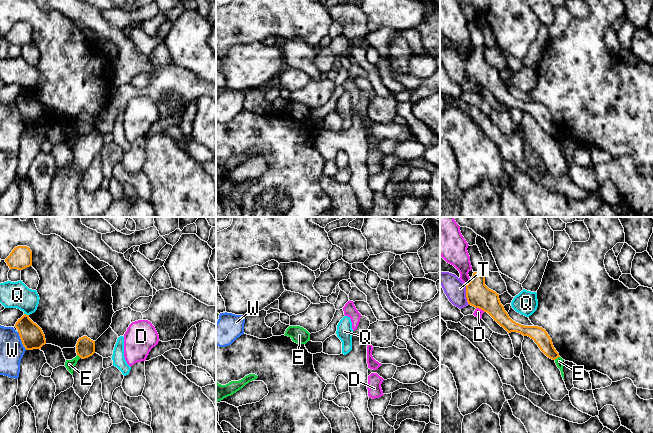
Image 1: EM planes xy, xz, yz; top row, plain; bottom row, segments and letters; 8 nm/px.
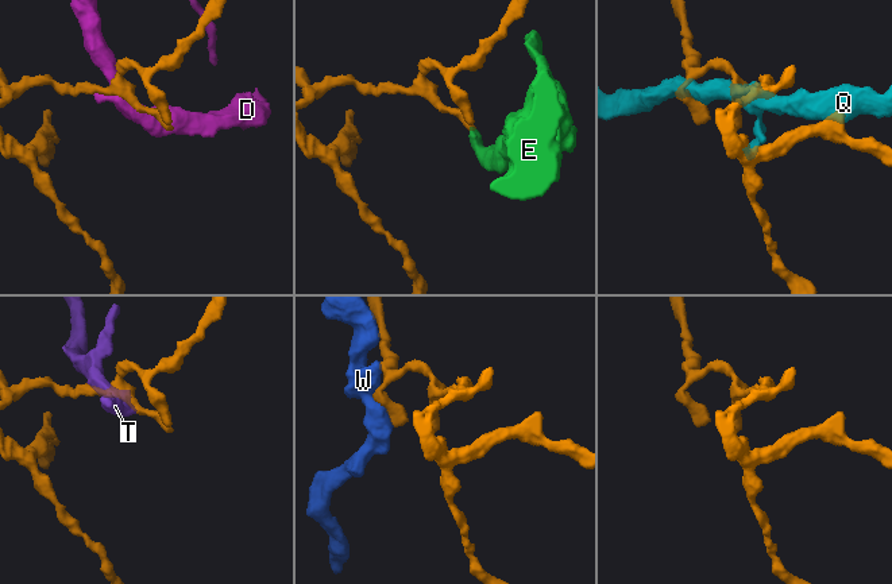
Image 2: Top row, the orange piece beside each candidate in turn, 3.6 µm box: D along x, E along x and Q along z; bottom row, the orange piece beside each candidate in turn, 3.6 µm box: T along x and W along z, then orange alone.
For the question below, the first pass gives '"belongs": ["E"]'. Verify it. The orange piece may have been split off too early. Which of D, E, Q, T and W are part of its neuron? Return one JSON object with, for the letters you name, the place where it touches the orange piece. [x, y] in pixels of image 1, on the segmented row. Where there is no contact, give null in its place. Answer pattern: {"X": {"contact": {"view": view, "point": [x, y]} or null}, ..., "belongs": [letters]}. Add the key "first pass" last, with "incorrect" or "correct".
{"belongs": [], "first pass": "incorrect"}

